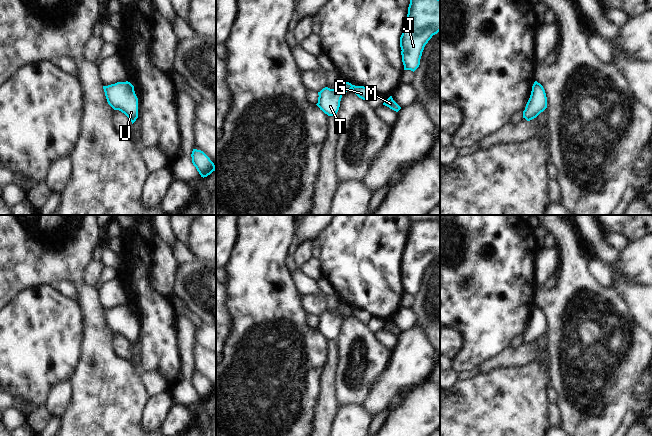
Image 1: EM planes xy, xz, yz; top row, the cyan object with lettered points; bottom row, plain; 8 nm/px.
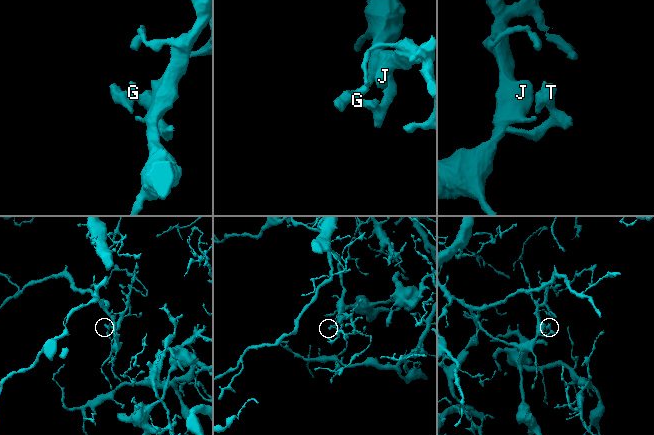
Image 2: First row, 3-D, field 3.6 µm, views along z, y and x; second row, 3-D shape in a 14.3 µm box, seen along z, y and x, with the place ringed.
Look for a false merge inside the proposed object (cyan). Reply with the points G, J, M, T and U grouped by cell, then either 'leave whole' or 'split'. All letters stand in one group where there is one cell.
G M / J T U | split

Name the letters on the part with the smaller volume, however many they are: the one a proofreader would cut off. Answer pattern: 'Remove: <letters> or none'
Remove: G, M

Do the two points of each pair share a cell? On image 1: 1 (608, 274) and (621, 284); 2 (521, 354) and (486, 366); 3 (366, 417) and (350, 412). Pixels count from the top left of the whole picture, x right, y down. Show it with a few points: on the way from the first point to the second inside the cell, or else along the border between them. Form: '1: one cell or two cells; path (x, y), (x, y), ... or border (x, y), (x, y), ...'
1: two cells; border (613, 285), (616, 278), (622, 276), (637, 286)
2: one cell; path (512, 357), (495, 363)
3: one cell; path (362, 417), (354, 416)

